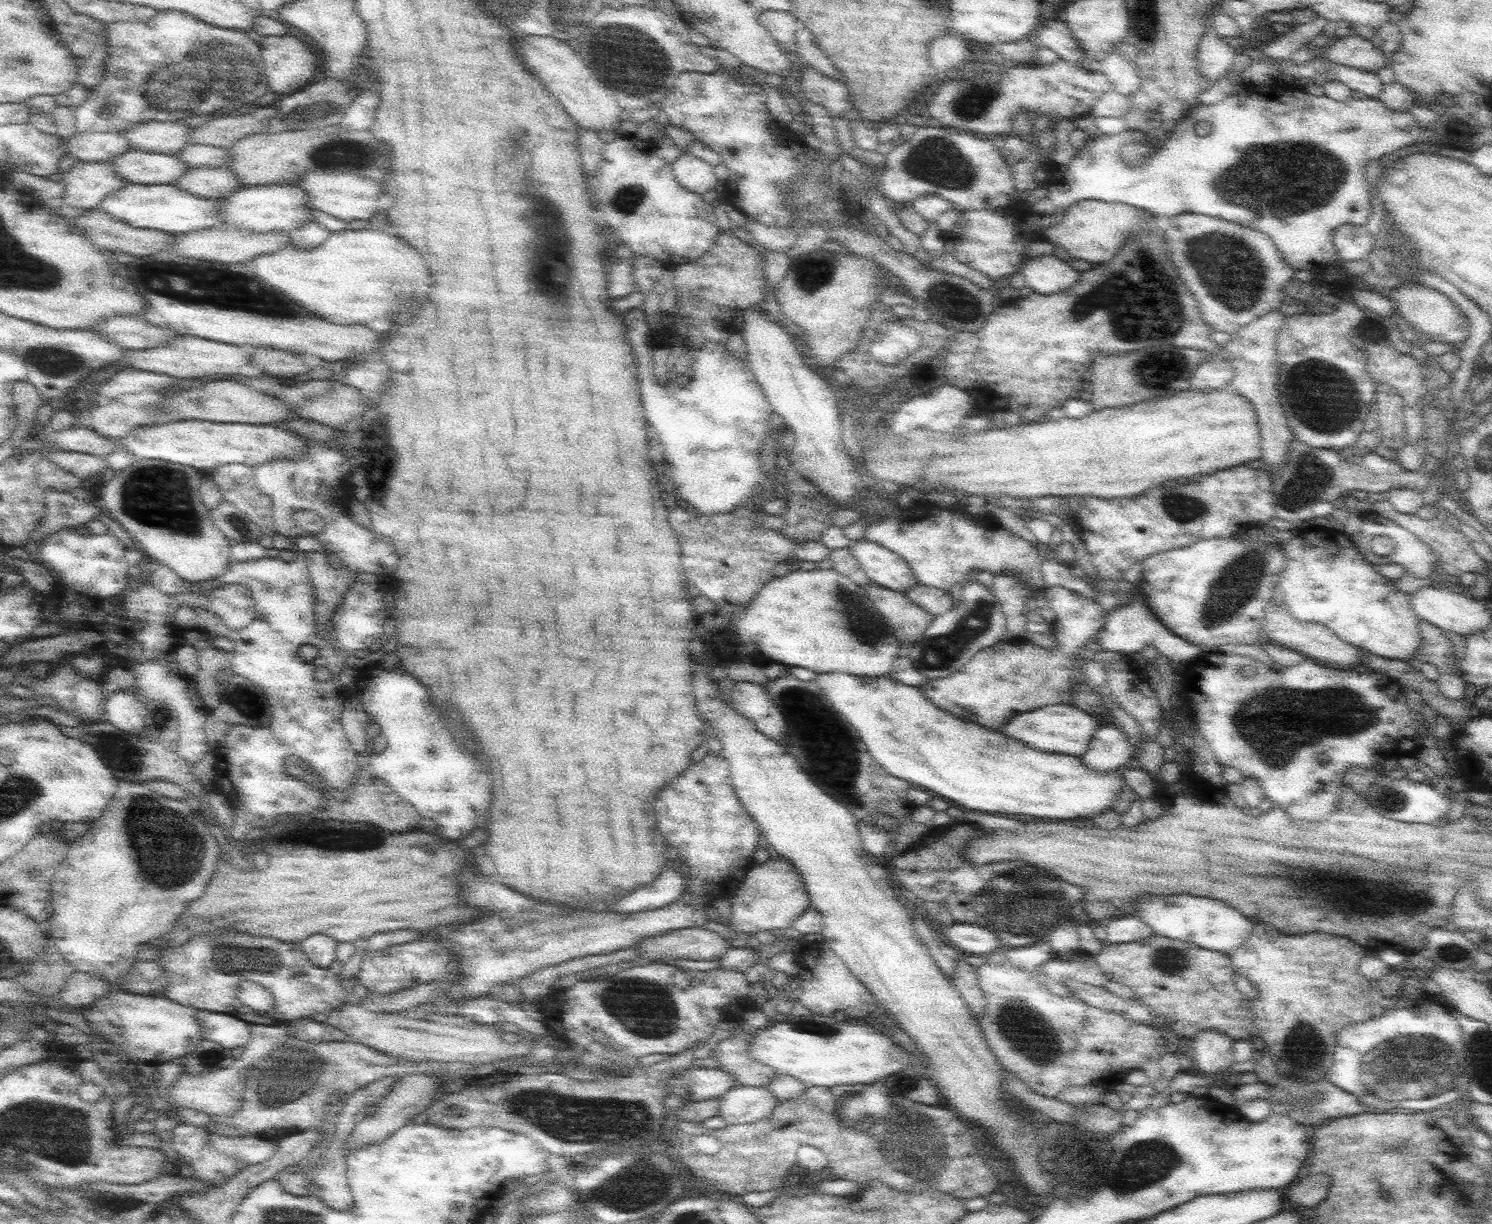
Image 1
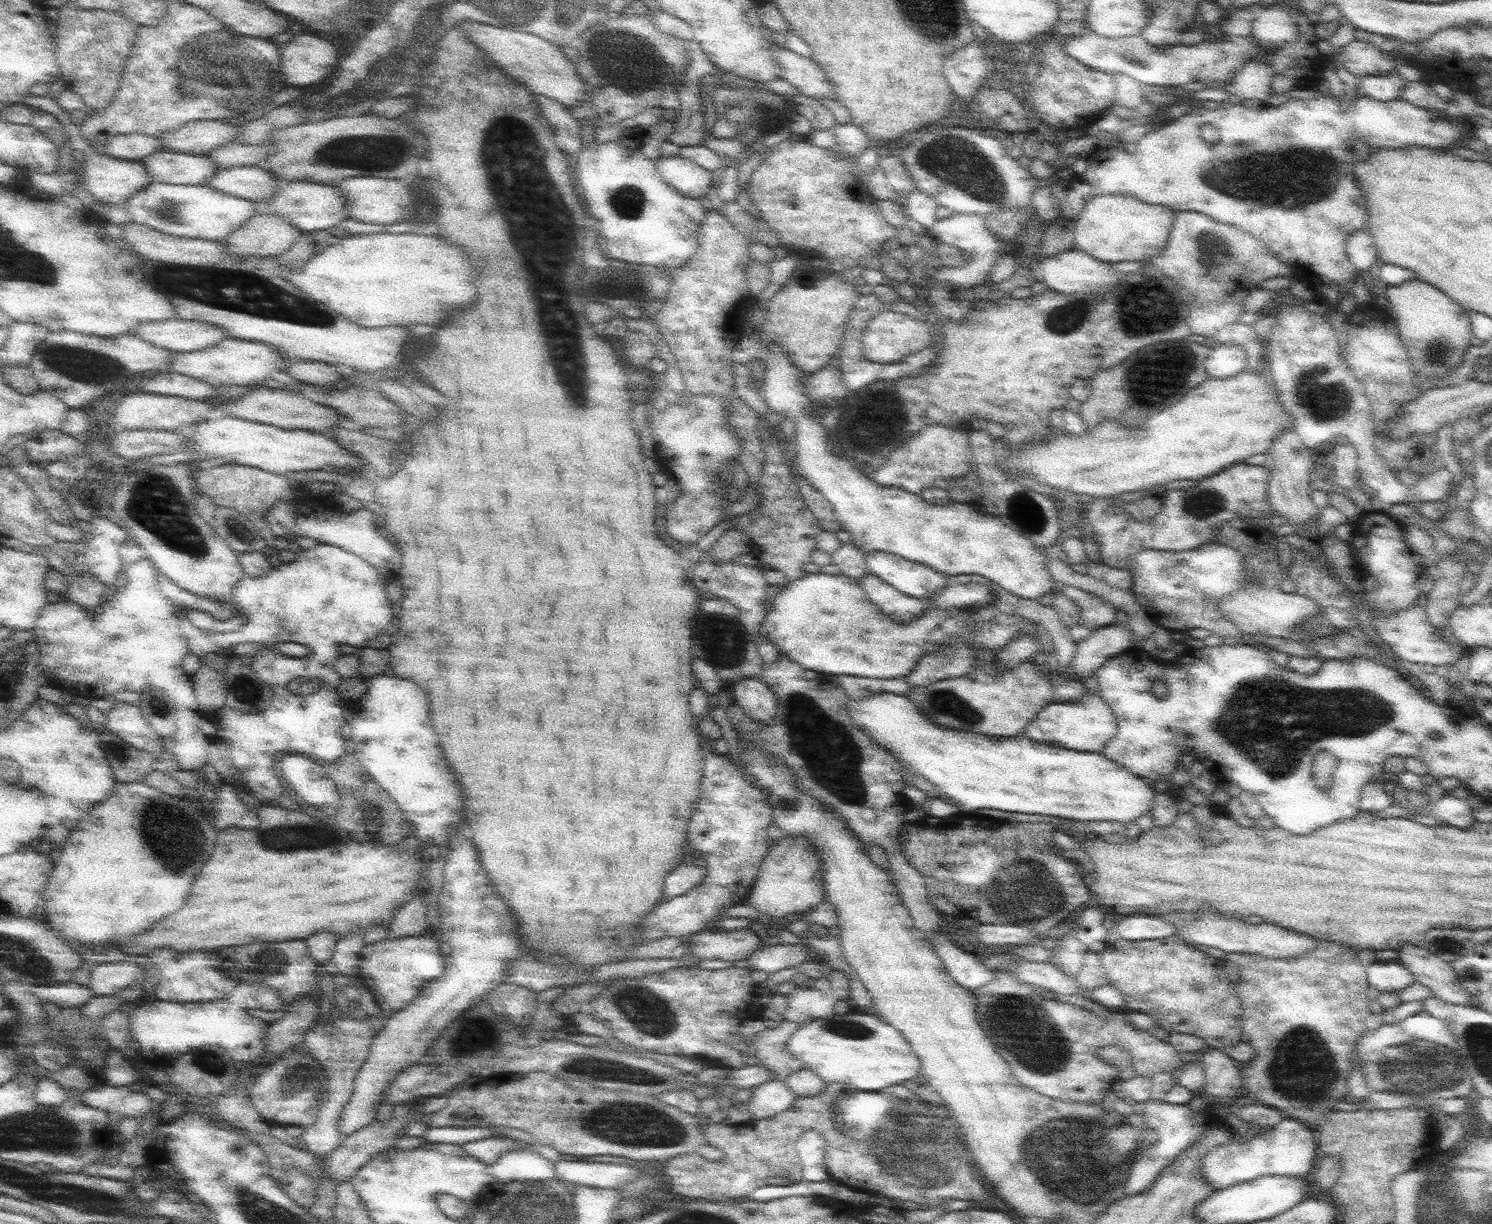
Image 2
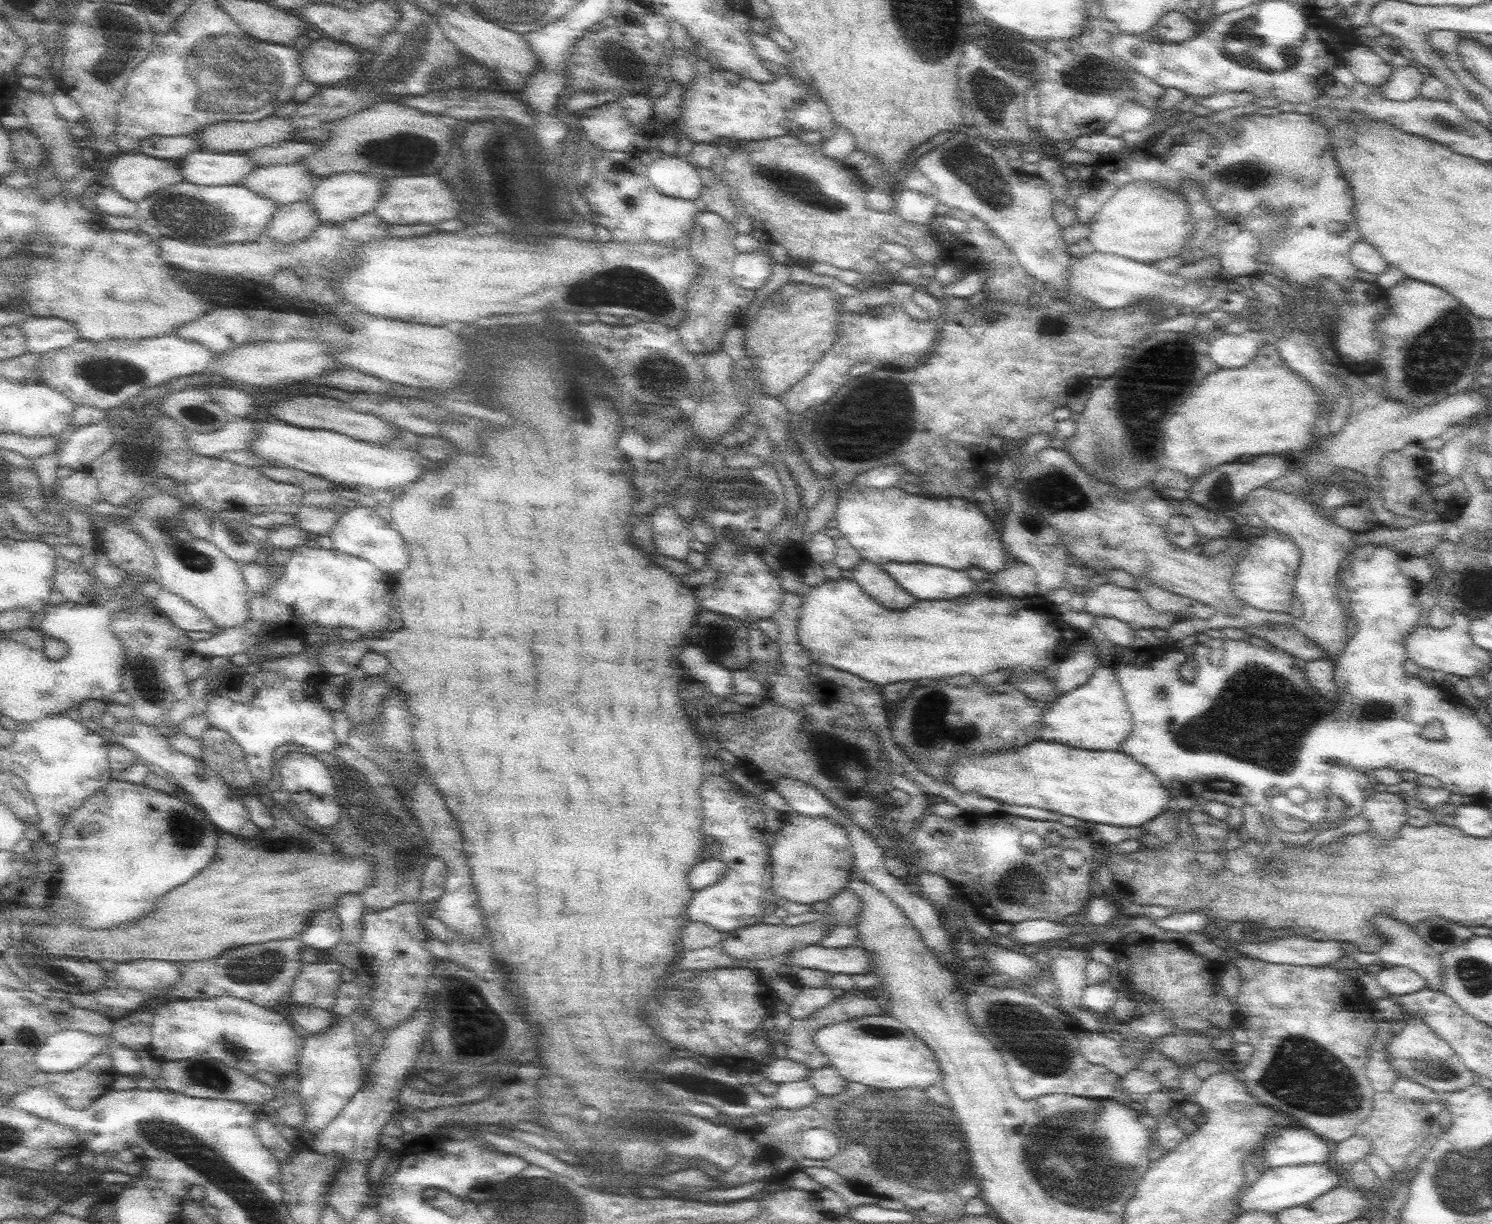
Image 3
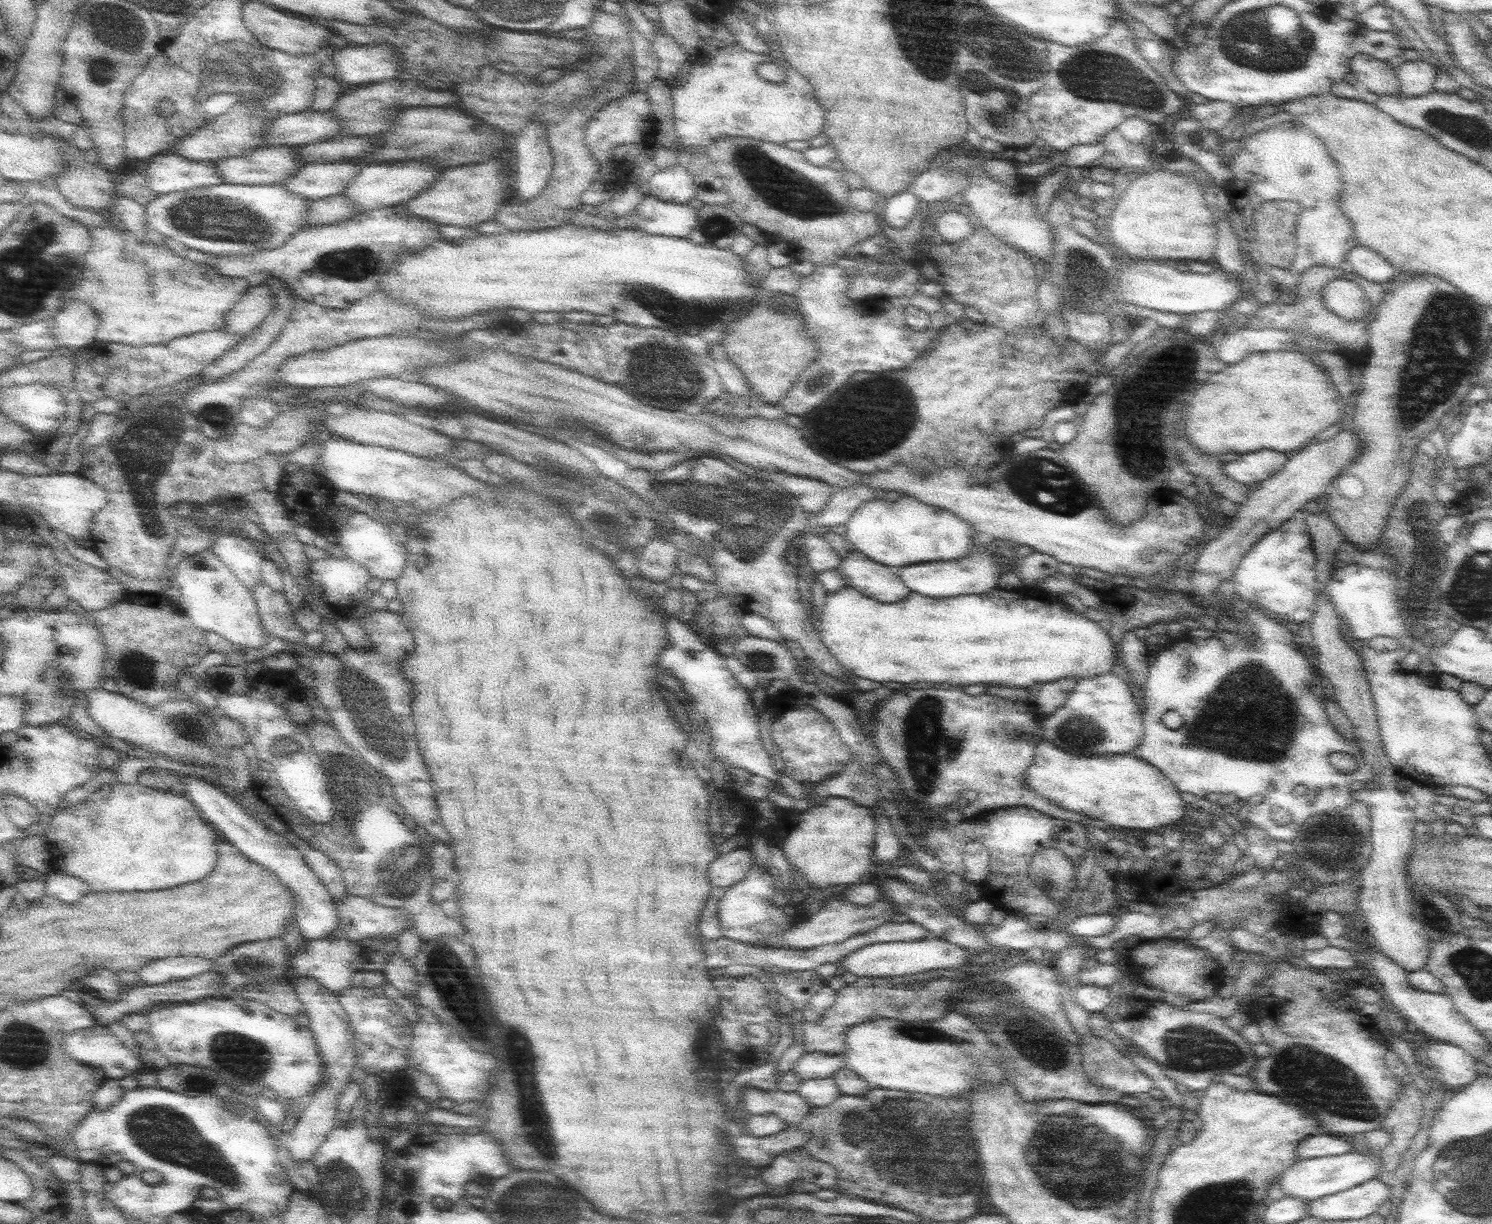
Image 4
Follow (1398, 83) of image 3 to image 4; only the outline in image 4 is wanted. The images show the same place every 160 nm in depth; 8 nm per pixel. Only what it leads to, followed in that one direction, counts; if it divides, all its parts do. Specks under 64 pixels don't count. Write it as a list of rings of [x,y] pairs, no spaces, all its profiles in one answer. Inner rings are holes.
[[[1419,58],[1415,62],[1406,61],[1396,69],[1401,92],[1406,96],[1424,96],[1436,87],[1438,73],[1430,60]]]

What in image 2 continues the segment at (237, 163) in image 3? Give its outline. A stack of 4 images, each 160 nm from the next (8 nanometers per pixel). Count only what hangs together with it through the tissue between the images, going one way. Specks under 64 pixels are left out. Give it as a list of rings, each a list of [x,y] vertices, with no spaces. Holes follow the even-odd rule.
[[[167,150],[143,158],[154,183],[206,185],[219,170],[208,155],[180,154]]]

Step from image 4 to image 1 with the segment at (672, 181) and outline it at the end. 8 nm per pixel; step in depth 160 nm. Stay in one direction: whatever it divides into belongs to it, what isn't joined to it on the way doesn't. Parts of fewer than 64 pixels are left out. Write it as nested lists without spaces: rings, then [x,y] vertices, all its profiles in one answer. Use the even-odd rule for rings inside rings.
[[[690,152],[683,153],[673,162],[674,176],[680,184],[696,194],[704,194],[719,186],[714,167]]]

